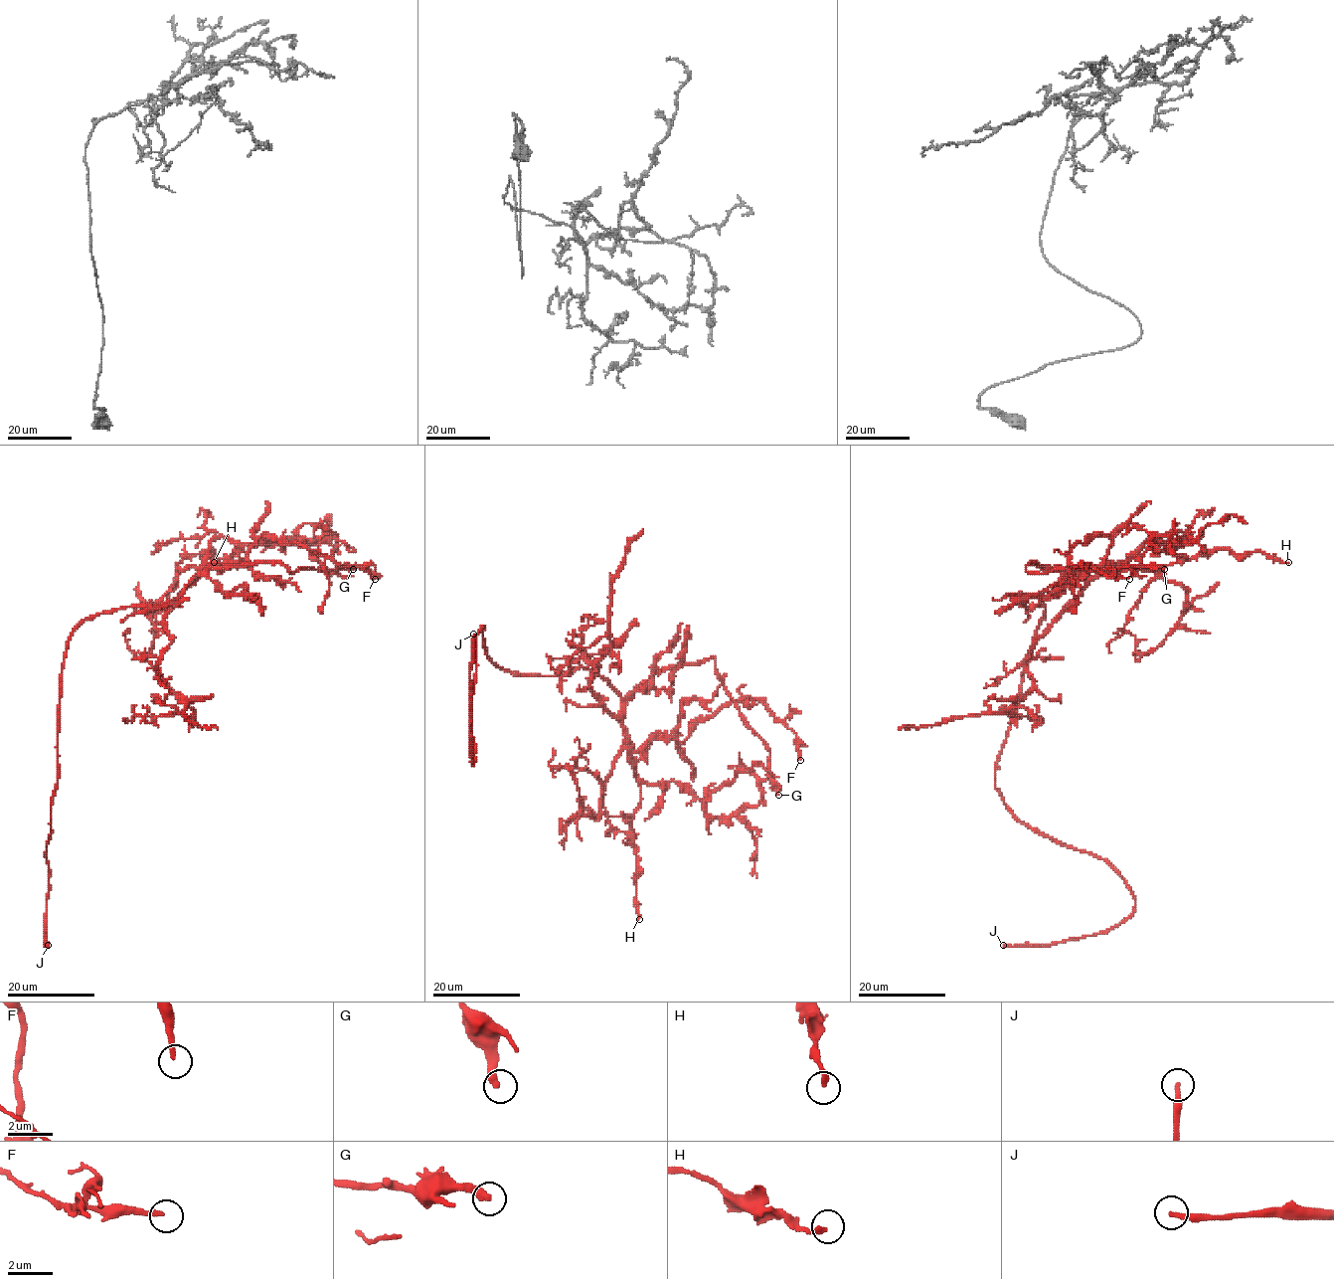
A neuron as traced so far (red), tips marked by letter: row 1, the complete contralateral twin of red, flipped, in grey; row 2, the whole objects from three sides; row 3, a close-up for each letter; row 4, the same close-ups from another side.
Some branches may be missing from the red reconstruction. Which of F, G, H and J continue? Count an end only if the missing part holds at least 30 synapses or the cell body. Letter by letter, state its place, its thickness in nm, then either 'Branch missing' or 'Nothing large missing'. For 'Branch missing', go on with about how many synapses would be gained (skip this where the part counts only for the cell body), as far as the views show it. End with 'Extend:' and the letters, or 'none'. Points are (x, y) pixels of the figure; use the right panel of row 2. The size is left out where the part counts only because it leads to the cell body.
F: Place: (1129, 579). Thickness 200 nm. Nothing large missing
G: Place: (1164, 569). Thickness 380 nm. Nothing large missing
H: Place: (1288, 562). Thickness 200 nm. Nothing large missing
J: Place: (1003, 945). Thickness 240 nm. Branch missing
Extend: J

